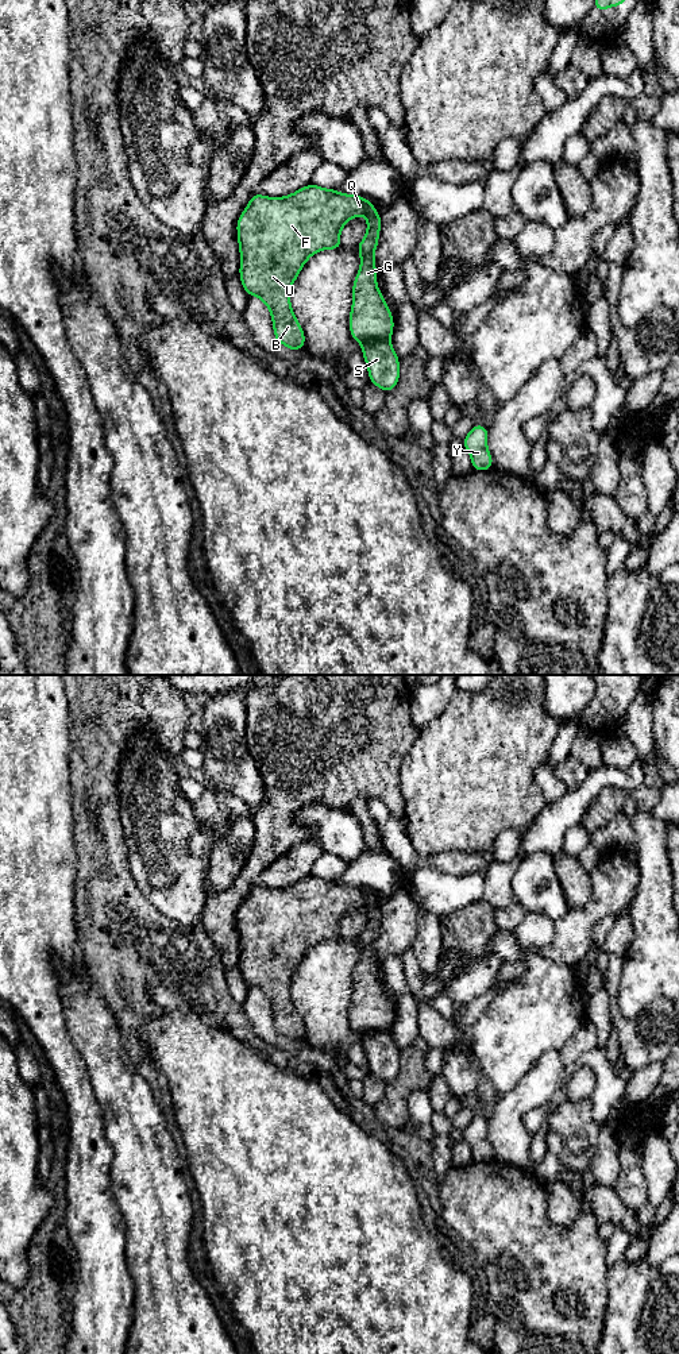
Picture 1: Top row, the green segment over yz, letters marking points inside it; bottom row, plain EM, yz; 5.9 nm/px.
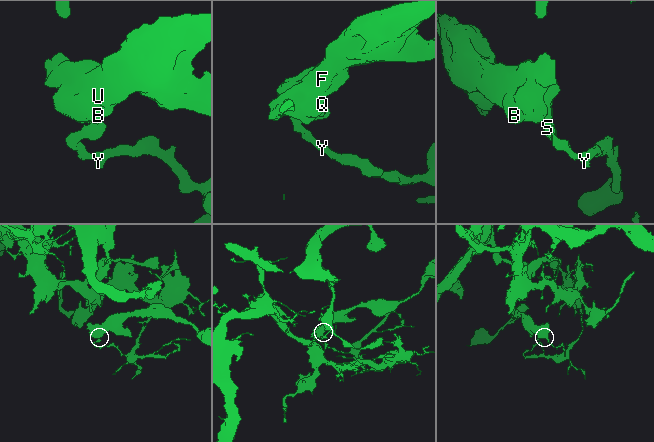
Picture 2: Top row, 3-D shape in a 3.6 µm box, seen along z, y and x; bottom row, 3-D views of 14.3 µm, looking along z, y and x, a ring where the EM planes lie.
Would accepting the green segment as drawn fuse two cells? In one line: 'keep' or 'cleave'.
cleave

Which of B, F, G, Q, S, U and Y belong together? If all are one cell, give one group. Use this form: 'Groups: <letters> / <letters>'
Groups: B F G Q U / S Y

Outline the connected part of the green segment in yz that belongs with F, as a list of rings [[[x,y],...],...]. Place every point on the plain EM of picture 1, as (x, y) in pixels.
[[[309,875],[293,886],[279,890],[252,886],[238,910],[236,922],[240,942],[239,967],[247,987],[259,988],[271,1004],[274,1029],[292,1044],[305,1038],[304,1022],[290,996],[290,980],[306,952],[320,941],[343,940],[342,919],[355,907],[367,909],[367,922],[356,937],[360,960],[354,971],[350,1023],[362,1037],[370,1031],[390,1031],[394,1012],[389,998],[377,979],[374,944],[379,931],[382,909],[371,892],[362,887],[340,884]]]

